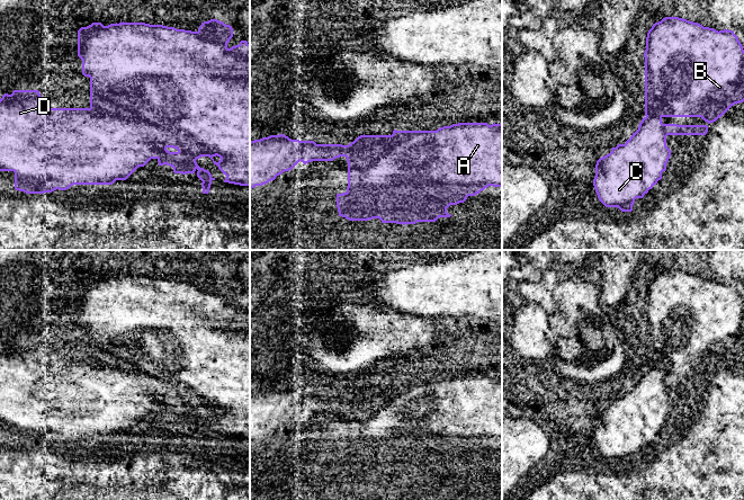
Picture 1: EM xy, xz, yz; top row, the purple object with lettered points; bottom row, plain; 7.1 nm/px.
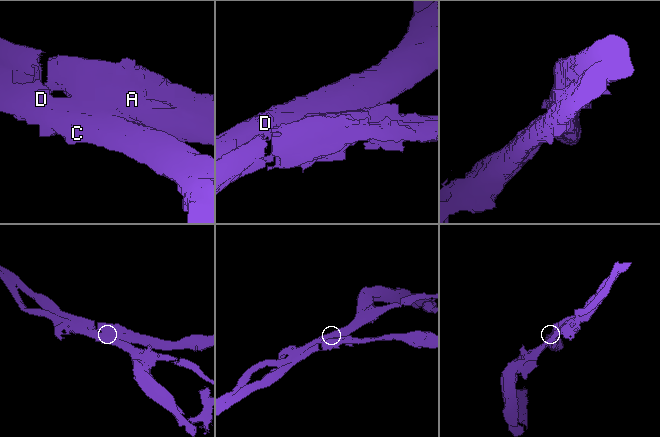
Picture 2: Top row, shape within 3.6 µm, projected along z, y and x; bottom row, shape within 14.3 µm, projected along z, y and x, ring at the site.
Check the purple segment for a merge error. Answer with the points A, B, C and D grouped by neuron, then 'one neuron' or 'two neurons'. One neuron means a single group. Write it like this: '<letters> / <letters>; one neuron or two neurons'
A B / C D; two neurons

